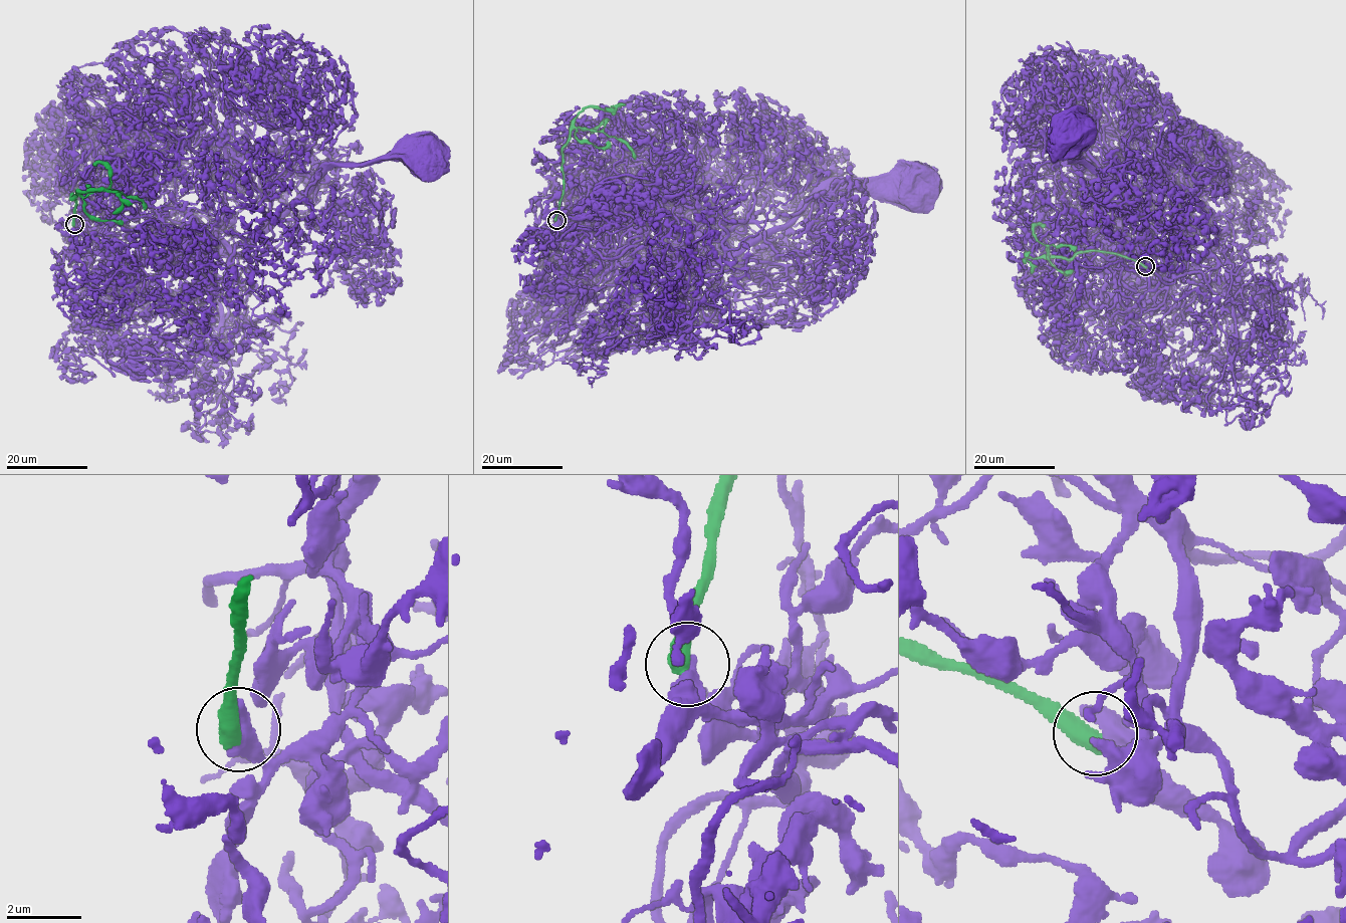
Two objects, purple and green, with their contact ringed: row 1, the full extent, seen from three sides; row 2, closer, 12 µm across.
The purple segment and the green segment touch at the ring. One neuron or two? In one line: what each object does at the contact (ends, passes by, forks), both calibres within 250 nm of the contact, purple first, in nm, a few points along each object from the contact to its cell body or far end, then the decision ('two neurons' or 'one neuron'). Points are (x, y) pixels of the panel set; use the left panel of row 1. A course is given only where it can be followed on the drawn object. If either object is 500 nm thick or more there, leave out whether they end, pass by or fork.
calibres 650 and 500 nm; course purple (73, 224), (101, 237), (132, 235), (156, 220), (174, 242), (238, 248), (274, 228), (335, 166), (418, 154); course green (74, 224), (76, 205), (70, 194), (72, 198), (77, 194), (86, 197), (102, 190), (120, 190), (147, 207); two neurons

